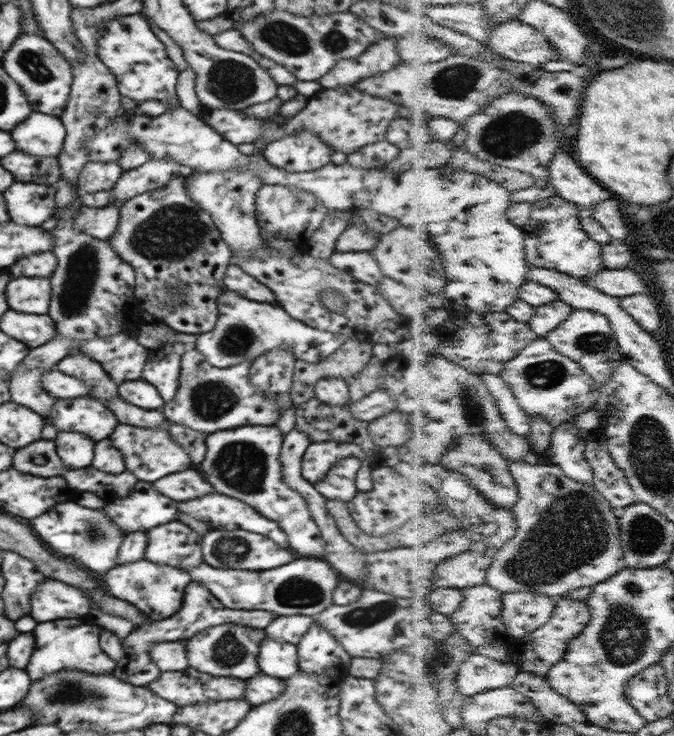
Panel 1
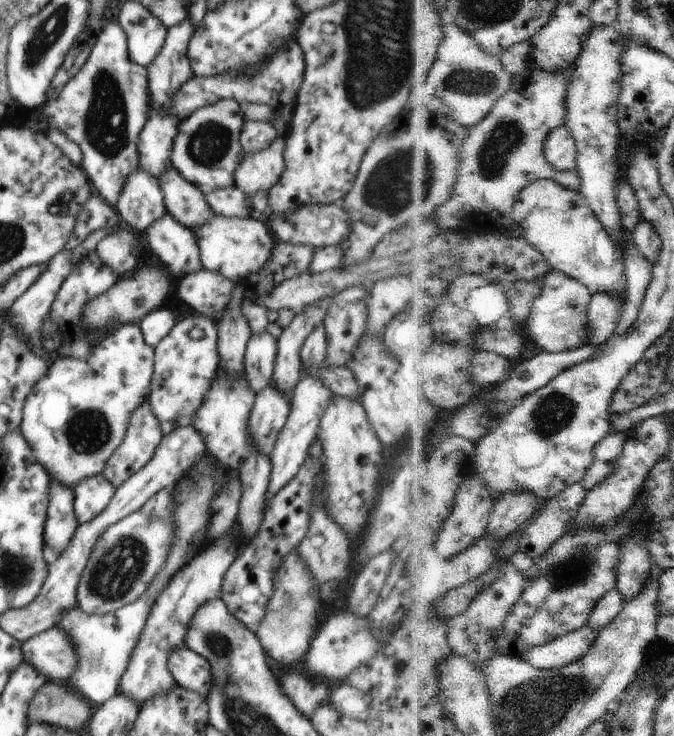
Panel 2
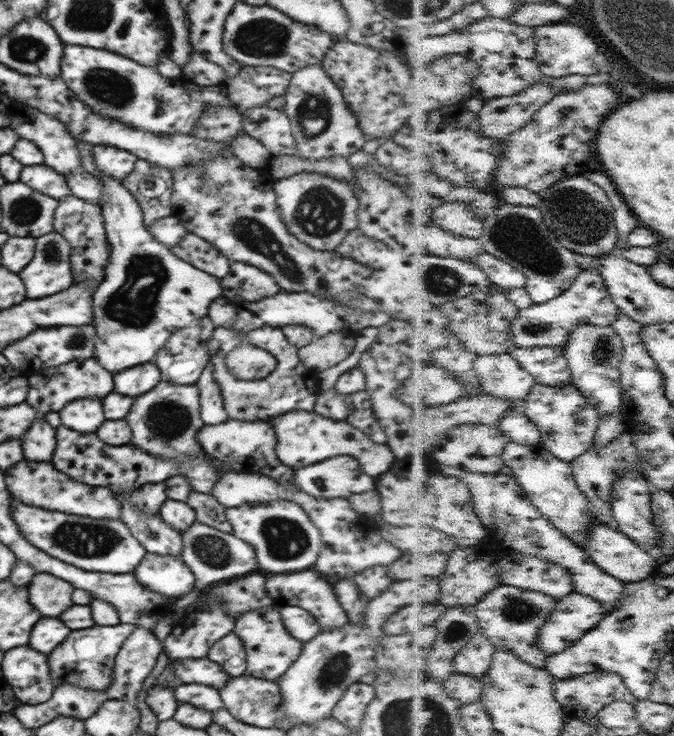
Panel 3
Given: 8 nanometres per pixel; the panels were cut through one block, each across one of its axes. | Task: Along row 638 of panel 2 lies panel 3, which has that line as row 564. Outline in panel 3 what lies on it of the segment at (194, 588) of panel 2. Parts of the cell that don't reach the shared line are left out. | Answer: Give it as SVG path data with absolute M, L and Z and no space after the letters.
M147 552L132 573L148 591L172 599L184 597L194 588L194 573L176 556Z

